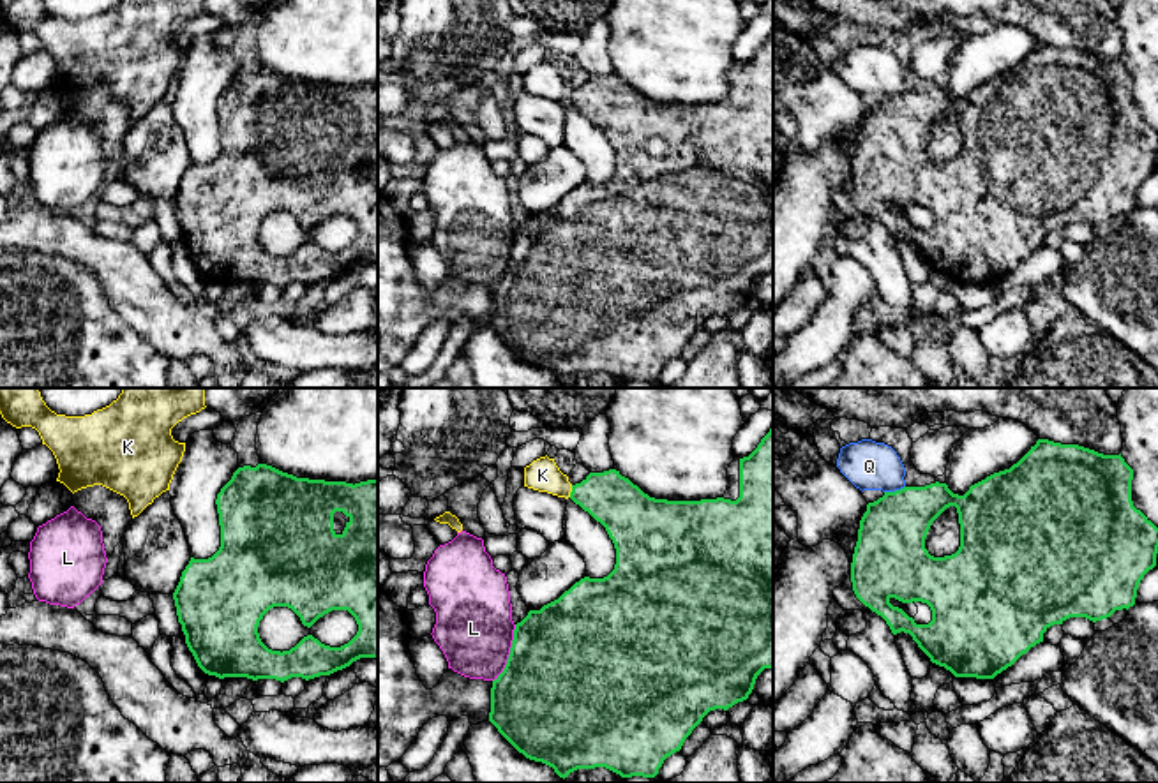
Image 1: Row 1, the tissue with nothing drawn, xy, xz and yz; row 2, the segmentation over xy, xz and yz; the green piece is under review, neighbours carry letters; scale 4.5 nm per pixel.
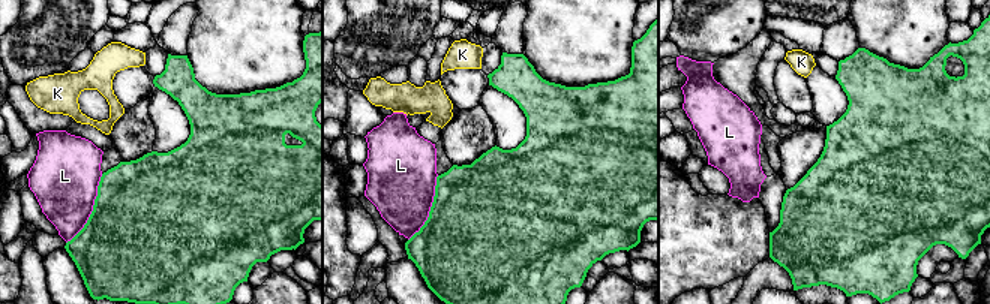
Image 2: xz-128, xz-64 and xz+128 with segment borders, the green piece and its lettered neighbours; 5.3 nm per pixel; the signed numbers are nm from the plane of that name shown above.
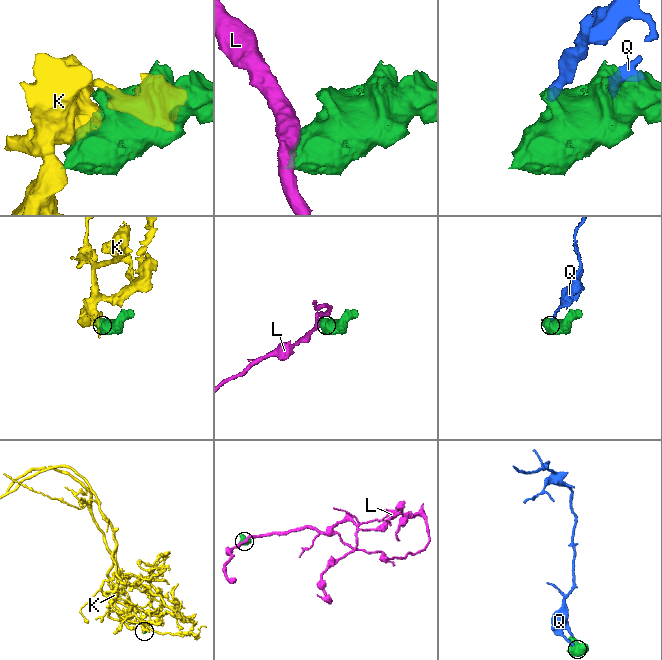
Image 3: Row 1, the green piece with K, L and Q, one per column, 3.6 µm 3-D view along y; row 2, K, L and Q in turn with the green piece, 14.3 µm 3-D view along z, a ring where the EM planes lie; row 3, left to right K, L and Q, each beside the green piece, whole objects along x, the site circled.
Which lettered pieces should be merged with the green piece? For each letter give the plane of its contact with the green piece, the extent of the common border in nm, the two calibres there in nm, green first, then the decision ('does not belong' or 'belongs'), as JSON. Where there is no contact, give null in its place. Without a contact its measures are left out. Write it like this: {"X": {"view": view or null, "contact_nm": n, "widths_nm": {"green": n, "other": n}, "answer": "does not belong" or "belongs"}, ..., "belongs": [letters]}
{"K": {"view": "xz", "contact_nm": 60, "widths_nm": {"green": 240, "other": 150}, "answer": "does not belong"}, "L": {"view": "xz", "contact_nm": 280, "widths_nm": {"green": 500, "other": 360}, "answer": "does not belong"}, "Q": {"view": "yz", "contact_nm": 100, "widths_nm": {"green": 300, "other": 220}, "answer": "does not belong"}, "belongs": []}

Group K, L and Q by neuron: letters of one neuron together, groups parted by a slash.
K / L / Q

